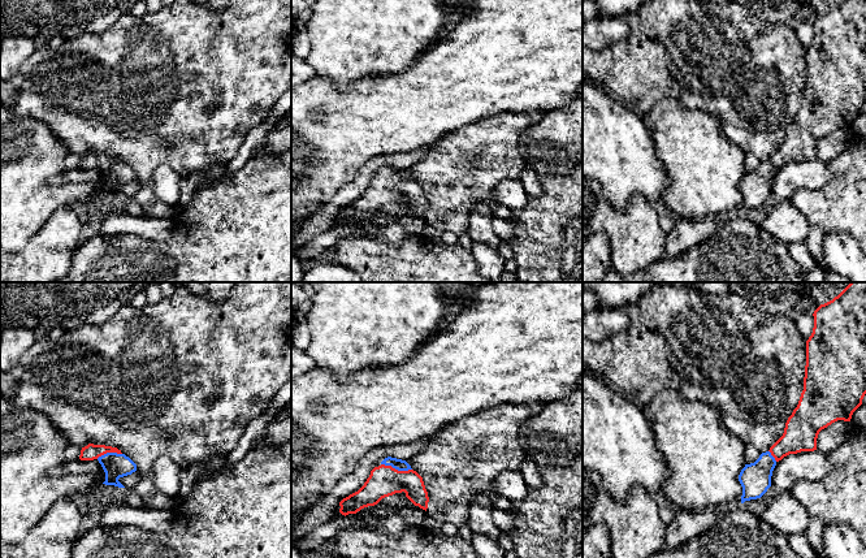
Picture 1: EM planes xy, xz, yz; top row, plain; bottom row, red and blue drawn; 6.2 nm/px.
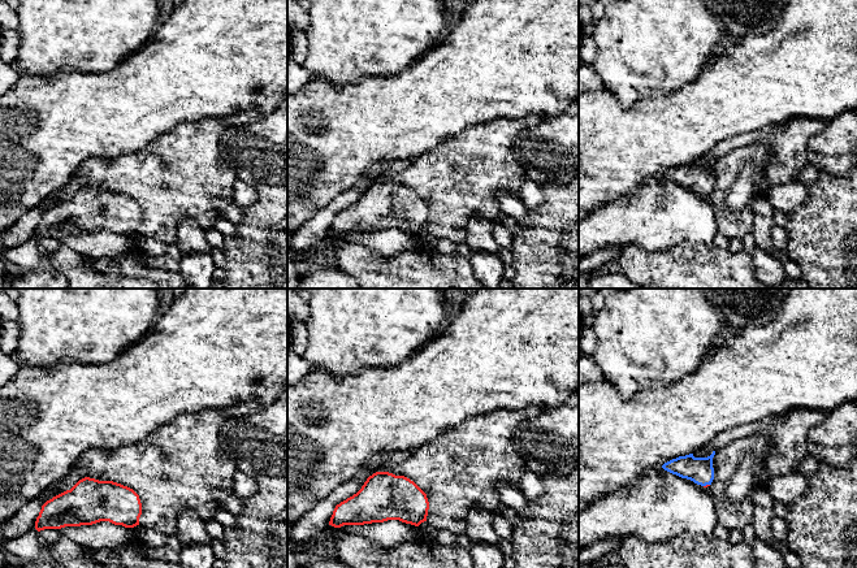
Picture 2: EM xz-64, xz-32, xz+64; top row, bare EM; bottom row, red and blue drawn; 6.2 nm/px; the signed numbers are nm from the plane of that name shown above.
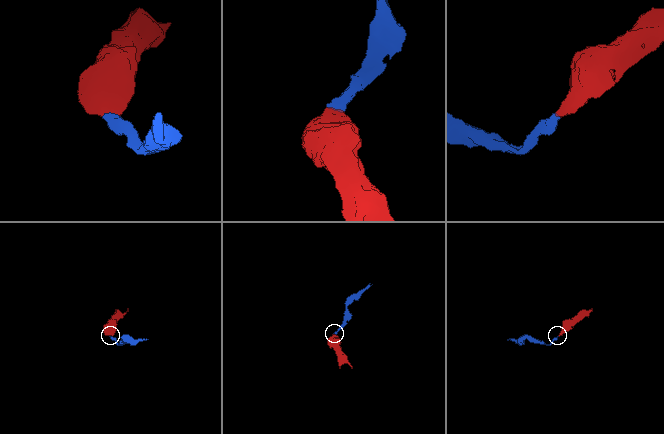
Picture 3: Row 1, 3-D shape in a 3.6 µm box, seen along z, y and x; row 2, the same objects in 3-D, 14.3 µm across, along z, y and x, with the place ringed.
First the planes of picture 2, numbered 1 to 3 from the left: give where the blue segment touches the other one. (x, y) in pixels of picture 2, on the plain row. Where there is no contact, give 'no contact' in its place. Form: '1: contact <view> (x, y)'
1: no contact
2: no contact
3: contact xz+64 (706, 194)

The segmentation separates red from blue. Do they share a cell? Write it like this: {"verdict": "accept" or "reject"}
{"verdict": "accept"}

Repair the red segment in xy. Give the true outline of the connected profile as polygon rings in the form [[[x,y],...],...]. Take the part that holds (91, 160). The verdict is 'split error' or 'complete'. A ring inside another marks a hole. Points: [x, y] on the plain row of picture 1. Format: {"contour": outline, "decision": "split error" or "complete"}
{"contour": [[[88,152],[82,156],[81,169],[98,168],[105,181],[105,194],[125,196],[118,187],[137,179],[137,173],[117,156]]], "decision": "split error"}

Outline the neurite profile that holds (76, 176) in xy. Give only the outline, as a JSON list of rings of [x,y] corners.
[[[98,168],[65,169],[64,172],[51,178],[51,183],[55,185],[78,185],[85,182],[91,183],[99,193],[103,193],[105,190],[105,181]]]

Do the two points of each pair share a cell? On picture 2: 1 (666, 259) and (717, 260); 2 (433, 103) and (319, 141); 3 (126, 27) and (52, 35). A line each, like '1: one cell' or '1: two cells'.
1: one cell
2: one cell
3: one cell

